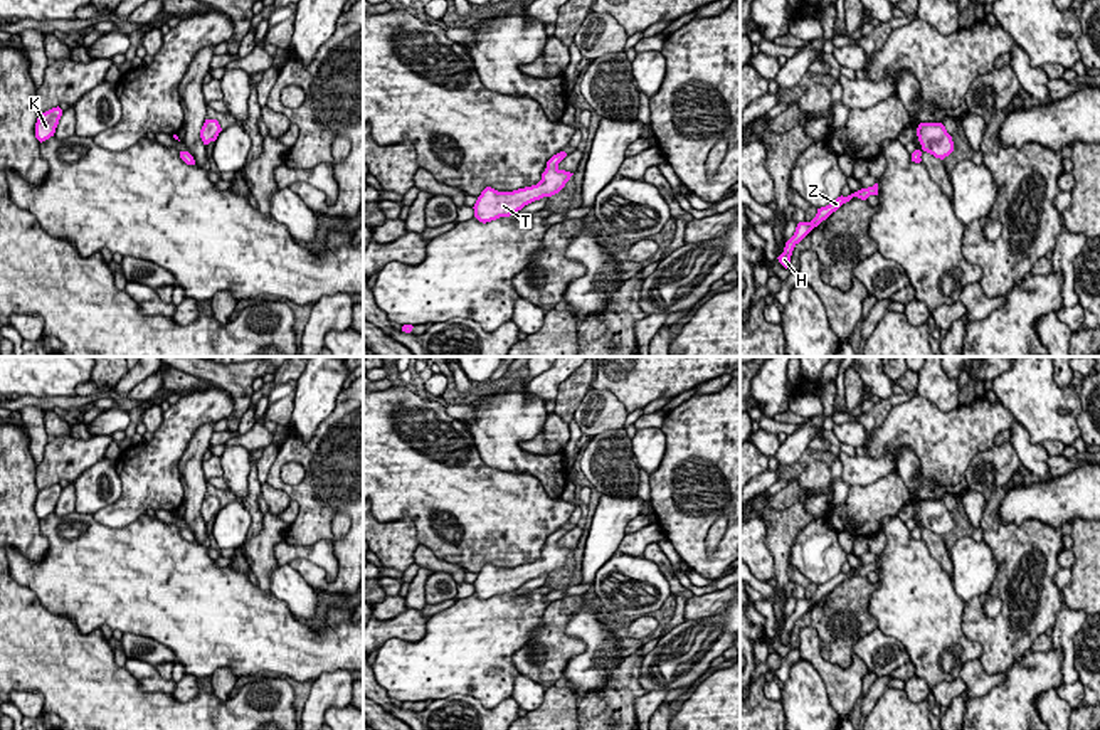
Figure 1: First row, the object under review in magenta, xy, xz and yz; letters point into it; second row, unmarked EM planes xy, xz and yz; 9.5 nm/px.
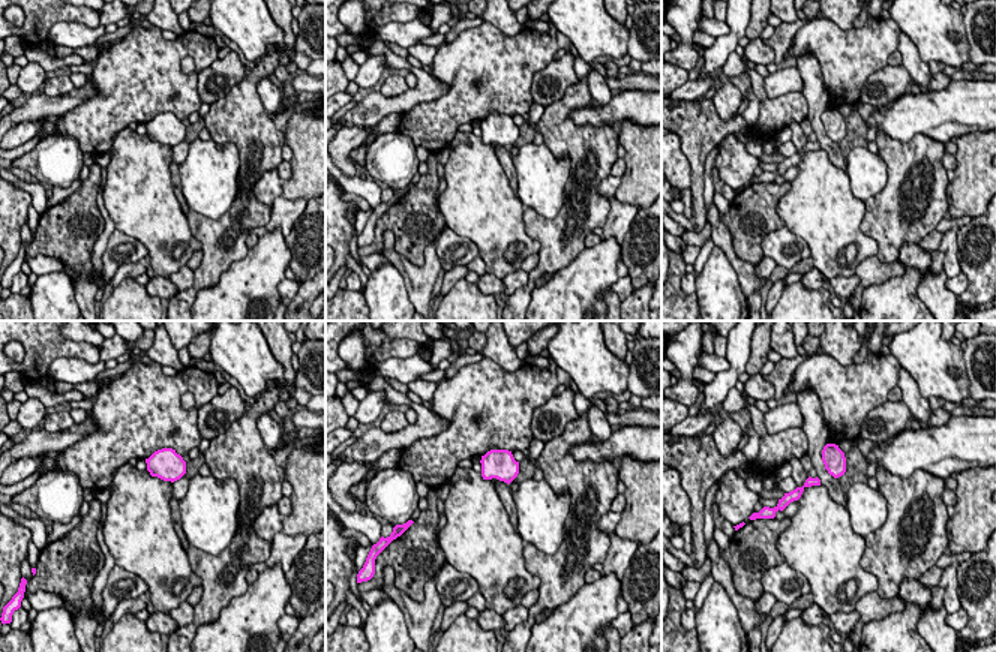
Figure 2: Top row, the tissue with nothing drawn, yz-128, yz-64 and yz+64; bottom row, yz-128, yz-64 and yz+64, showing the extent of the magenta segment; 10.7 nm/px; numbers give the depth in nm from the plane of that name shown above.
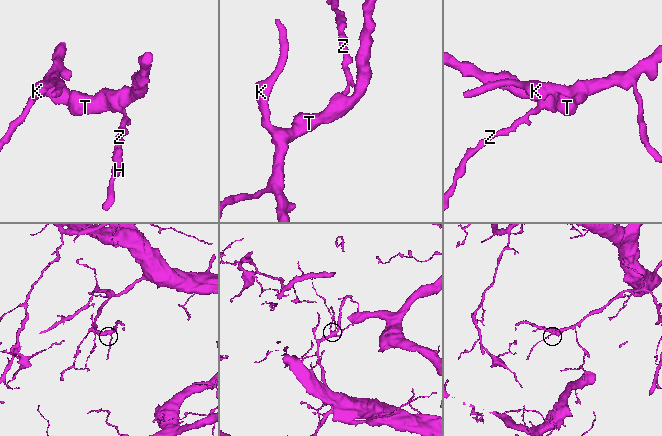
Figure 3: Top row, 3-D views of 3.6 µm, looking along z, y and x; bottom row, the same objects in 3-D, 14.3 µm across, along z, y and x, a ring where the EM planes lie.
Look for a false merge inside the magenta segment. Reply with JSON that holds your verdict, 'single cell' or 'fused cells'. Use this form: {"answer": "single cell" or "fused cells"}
{"answer": "fused cells"}

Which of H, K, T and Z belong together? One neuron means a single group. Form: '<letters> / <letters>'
H Z / K T

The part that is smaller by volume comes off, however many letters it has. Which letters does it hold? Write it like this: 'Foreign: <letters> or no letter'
Foreign: H, Z

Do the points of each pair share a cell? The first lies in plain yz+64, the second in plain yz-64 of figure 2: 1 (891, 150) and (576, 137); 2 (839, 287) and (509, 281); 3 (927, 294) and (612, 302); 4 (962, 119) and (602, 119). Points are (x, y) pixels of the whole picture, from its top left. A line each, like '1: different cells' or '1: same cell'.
1: same cell
2: same cell
3: same cell
4: same cell

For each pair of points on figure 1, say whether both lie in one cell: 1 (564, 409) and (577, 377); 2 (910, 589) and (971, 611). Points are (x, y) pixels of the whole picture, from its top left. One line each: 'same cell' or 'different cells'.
1: same cell
2: different cells

